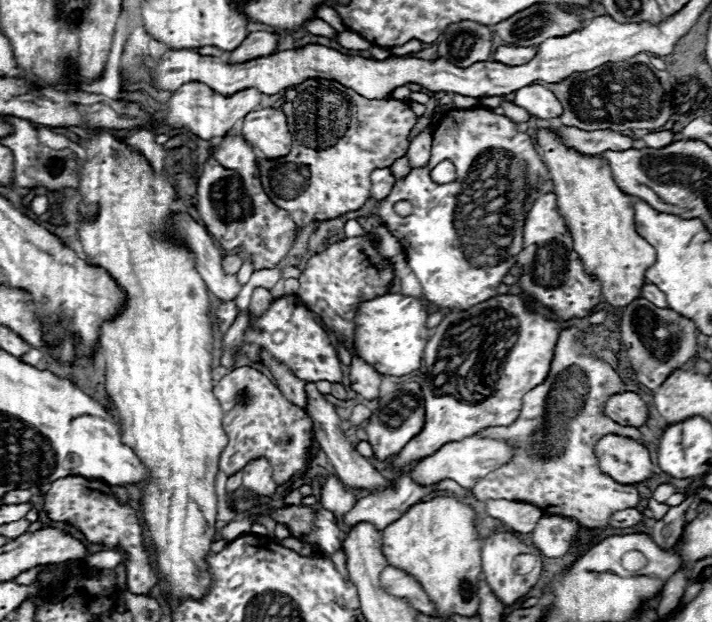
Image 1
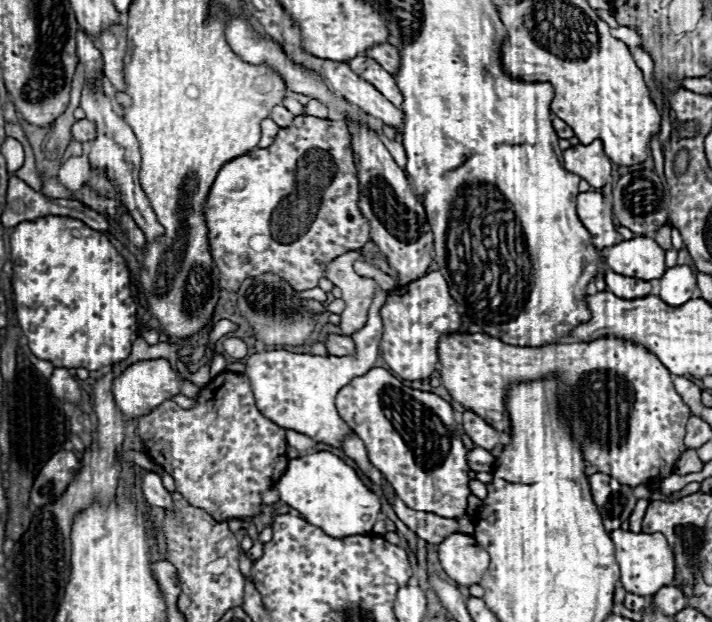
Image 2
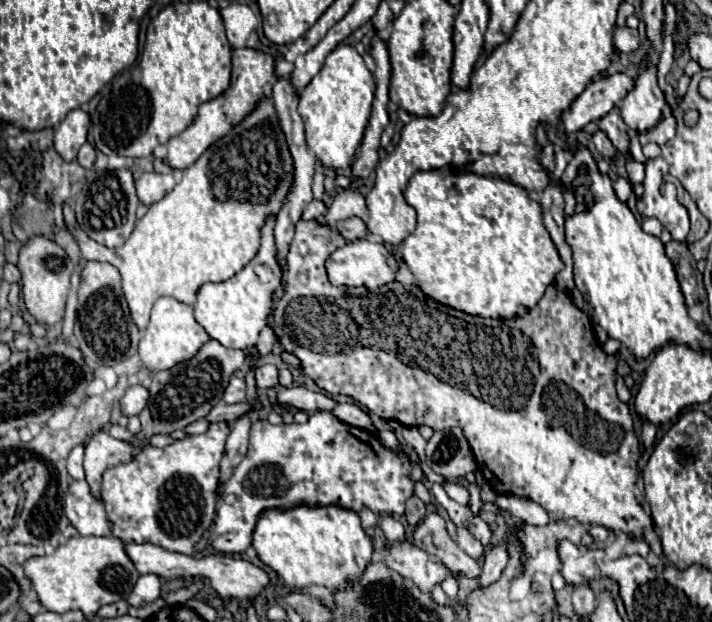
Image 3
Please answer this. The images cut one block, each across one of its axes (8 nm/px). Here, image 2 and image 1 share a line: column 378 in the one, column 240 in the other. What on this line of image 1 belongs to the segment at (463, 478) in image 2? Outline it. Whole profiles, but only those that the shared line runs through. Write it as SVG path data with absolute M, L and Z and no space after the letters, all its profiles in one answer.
M242 366L226 374L214 386L214 396L220 400L224 412L222 428L228 436L228 444L220 456L220 470L226 476L236 474L256 458L266 458L270 462L272 478L278 486L284 486L306 474L314 444L312 420L304 410L288 402L270 378L254 368Z

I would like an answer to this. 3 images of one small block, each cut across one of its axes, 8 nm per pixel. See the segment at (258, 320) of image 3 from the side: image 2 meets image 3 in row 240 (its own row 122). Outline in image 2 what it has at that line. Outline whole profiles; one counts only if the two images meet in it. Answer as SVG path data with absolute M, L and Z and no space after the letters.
M270 118L262 120L262 138L260 138L258 148L268 148L268 146L274 142L274 136L276 136L278 128L280 128L280 126L278 126L274 120L270 120Z

